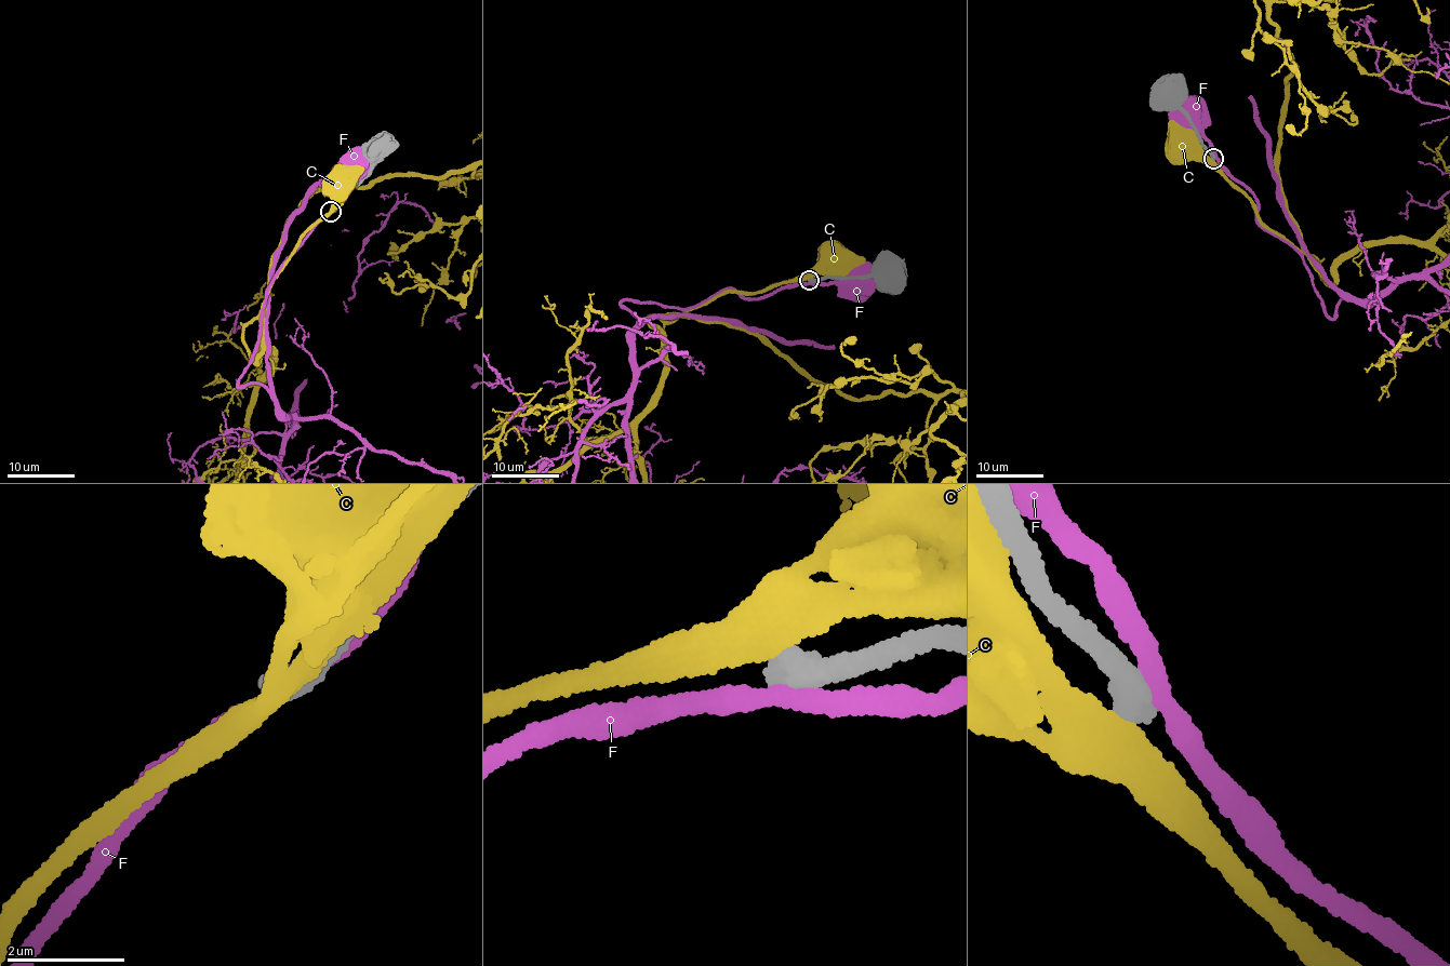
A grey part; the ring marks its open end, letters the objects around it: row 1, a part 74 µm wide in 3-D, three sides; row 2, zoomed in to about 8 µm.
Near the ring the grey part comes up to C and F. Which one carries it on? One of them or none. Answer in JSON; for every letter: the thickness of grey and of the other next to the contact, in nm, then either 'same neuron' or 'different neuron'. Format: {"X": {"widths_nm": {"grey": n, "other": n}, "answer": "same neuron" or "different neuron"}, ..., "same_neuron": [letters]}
{"C": {"widths_nm": {"grey": 500, "other": 440}, "answer": "different neuron"}, "F": {"widths_nm": {"grey": 550, "other": 280}, "answer": "different neuron"}, "same_neuron": []}

